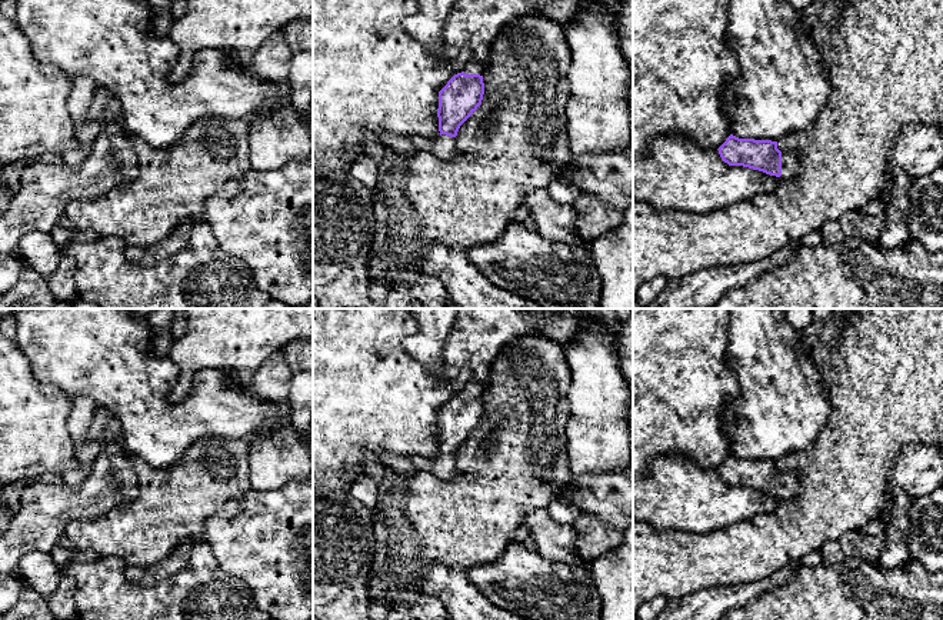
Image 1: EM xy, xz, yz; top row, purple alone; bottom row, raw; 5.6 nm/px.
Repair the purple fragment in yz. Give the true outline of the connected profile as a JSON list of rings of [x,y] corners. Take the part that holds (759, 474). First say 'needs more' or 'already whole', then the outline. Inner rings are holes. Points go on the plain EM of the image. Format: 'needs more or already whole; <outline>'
needs more; [[[730,454],[717,469],[729,486],[743,486],[770,496],[792,499],[800,483],[799,471],[780,471],[777,461],[739,459]]]

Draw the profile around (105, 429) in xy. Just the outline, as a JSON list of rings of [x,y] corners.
[[[96,406],[91,424],[86,433],[86,440],[94,440],[101,446],[123,446],[121,424],[119,419],[103,407]]]

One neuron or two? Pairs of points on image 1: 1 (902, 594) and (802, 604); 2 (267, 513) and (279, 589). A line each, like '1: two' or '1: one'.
1: one
2: one

